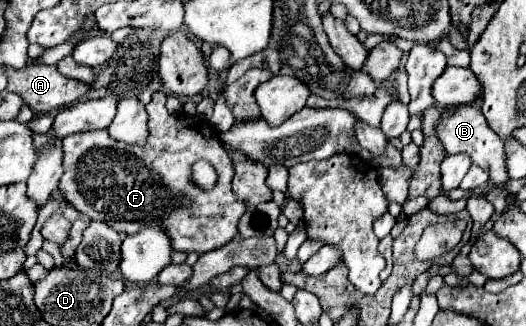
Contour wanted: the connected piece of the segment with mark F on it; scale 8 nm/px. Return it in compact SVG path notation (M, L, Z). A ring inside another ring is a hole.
M156 91L152 101L146 105L148 111L148 139L142 147L138 145L126 145L122 141L116 141L108 135L108 131L86 131L86 133L74 133L62 139L64 143L64 175L60 179L60 191L64 199L78 209L80 213L88 215L92 221L104 221L118 233L134 235L142 227L150 223L162 223L166 231L170 231L174 251L184 253L206 253L214 251L222 245L226 245L230 239L238 235L238 221L246 209L244 203L238 203L234 199L234 193L230 189L234 167L230 163L230 157L226 155L222 143L216 137L216 131L210 127L210 123L202 117L190 117L190 115L170 115L166 111L166 93ZM198 159L210 159L214 163L214 169L218 171L218 187L214 191L198 191L194 183L190 183L190 163Z

